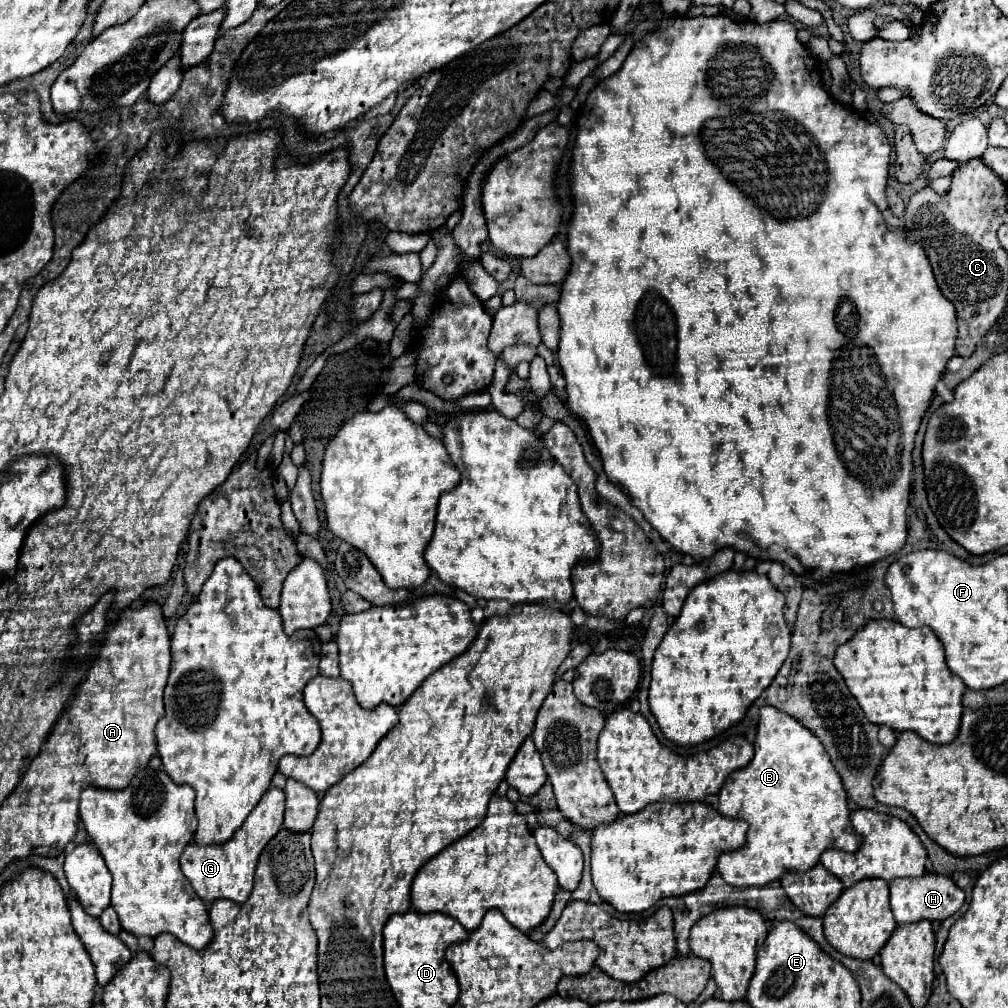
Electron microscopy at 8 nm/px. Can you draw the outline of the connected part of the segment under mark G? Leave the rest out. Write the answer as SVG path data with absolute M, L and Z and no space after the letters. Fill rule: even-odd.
M269 788L255 810L247 816L245 824L235 832L235 836L221 846L199 846L189 844L181 856L181 870L185 878L191 882L193 890L207 904L223 898L231 902L245 902L253 888L253 874L259 860L259 854L267 846L267 842L281 830L285 814L285 792L279 788Z

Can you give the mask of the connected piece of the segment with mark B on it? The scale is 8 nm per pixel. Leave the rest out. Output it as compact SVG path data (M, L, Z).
M765 706L761 710L755 740L755 756L749 766L733 772L729 780L725 780L719 792L717 810L727 818L749 822L747 846L735 852L721 854L717 862L717 870L723 876L723 880L737 888L765 886L769 882L779 880L785 872L791 870L807 872L819 864L819 858L827 848L839 848L845 852L857 852L861 848L861 836L851 826L847 792L821 740L793 716L773 706Z

